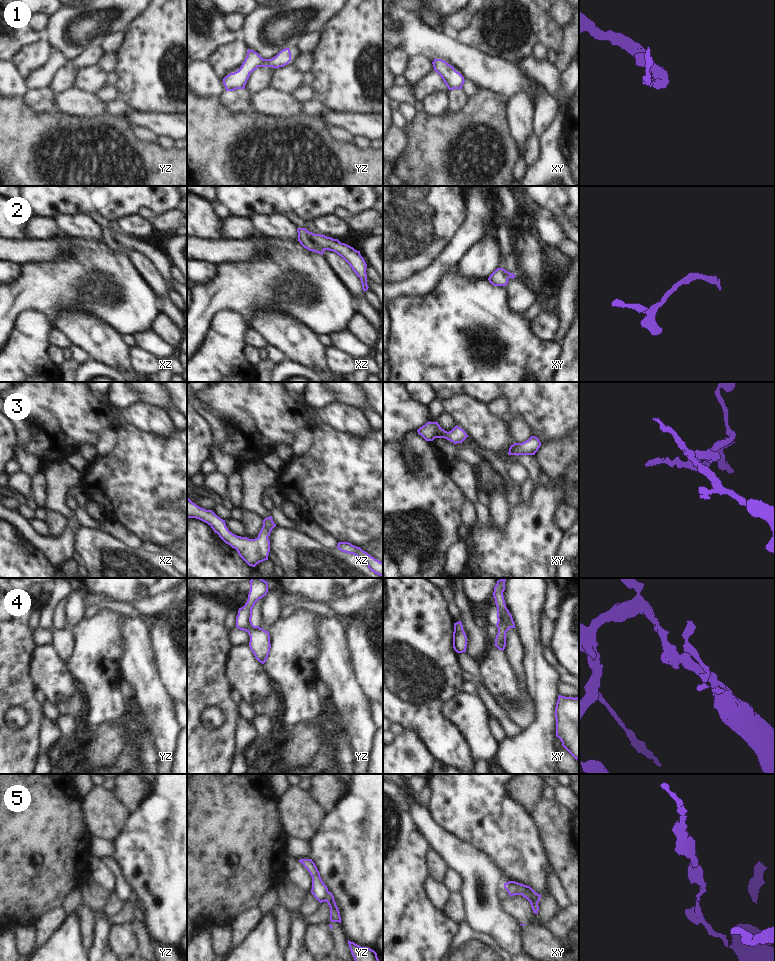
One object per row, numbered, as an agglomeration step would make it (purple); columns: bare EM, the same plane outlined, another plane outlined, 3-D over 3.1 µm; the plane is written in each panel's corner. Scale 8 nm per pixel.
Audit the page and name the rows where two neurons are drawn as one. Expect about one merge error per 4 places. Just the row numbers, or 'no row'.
5

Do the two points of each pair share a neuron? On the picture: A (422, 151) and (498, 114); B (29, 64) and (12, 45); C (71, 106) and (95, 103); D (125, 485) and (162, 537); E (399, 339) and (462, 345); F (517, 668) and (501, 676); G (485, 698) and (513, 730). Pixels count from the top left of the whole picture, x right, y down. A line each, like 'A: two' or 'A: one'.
A: one
B: two
C: one
D: one
E: one
F: two
G: one

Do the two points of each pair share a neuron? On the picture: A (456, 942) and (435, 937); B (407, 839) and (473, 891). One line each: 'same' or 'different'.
A: different
B: different

